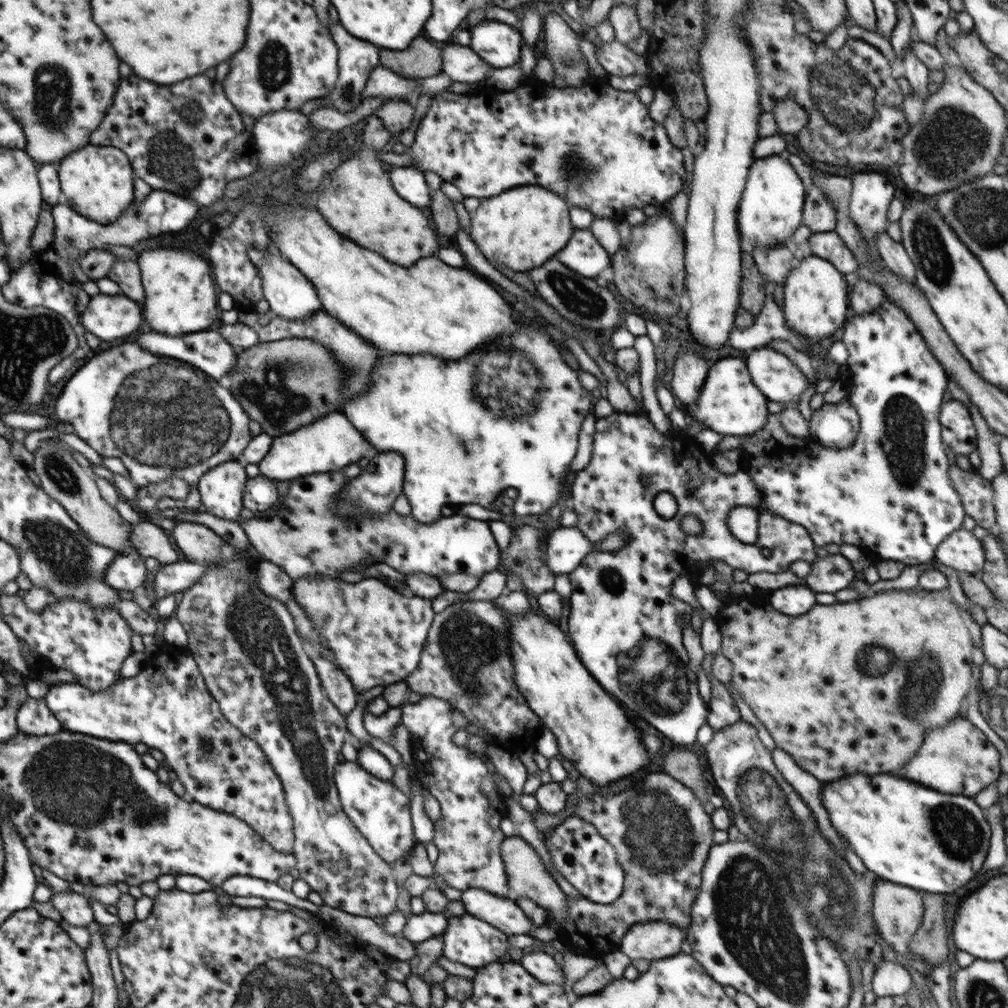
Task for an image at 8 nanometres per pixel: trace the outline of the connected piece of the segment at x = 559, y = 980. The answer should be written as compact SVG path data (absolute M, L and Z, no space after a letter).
M535 950L520 959L520 964L540 982L563 985L566 974L550 951Z

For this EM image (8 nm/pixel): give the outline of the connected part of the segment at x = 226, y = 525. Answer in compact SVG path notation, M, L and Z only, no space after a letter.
M183 510L177 514L176 520L204 524L214 530L222 540L226 540L236 550L245 550L251 546L244 529L234 520L224 520L224 518L218 518L218 516L214 516L209 512L202 513L189 510Z

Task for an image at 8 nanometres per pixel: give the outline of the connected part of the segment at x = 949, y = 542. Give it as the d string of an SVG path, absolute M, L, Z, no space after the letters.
M960 529L944 539L935 550L937 562L956 571L979 574L985 563L981 540L972 532Z

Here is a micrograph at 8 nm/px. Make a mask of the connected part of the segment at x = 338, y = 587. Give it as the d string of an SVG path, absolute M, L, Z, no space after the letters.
M301 578L295 581L293 595L301 607L307 610L316 630L323 636L343 674L354 684L357 694L374 686L388 686L404 681L418 667L424 641L433 623L432 599L416 597L400 592L381 580L364 579L362 582L347 583L335 578Z

